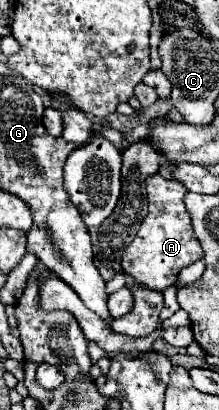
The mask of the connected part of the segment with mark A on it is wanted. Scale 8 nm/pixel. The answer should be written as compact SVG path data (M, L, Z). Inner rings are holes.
M158 173L148 177L148 215L142 221L142 227L134 241L124 249L122 269L132 275L138 283L148 289L164 291L176 283L176 275L182 267L192 265L194 259L200 259L202 247L194 237L188 211L184 207L186 187L178 181L168 181Z

